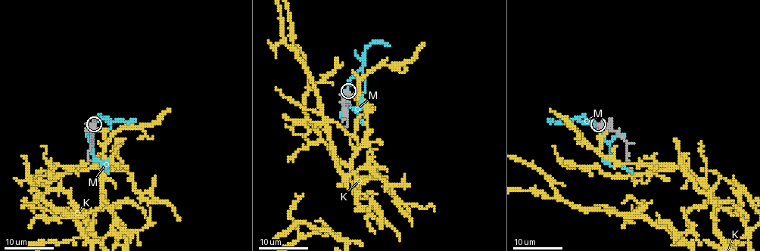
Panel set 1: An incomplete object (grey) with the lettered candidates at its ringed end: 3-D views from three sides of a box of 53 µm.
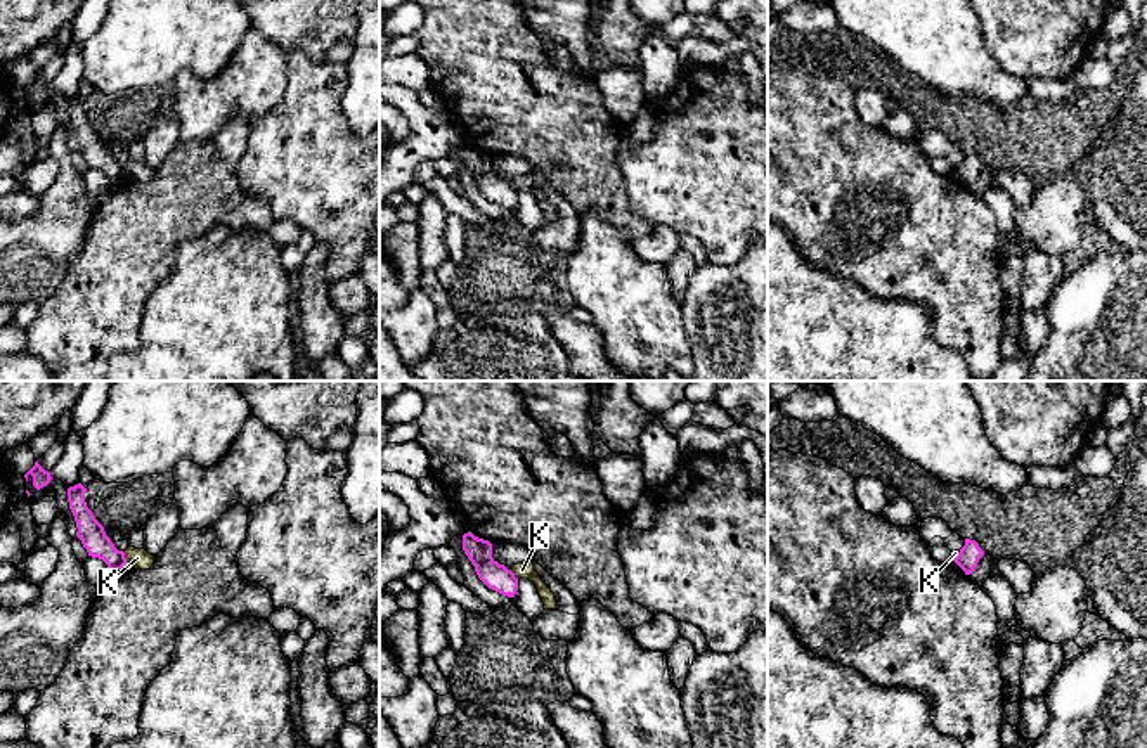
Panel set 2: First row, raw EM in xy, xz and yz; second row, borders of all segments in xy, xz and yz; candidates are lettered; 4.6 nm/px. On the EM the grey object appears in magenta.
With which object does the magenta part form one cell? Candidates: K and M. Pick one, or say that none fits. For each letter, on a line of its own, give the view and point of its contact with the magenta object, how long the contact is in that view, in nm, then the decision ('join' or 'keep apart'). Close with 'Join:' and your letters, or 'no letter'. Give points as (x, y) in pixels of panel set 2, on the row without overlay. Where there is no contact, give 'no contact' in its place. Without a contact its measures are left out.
K: xy (125, 170) | 70 nm | keep apart
M: no contact | keep apart
Join: no letter

